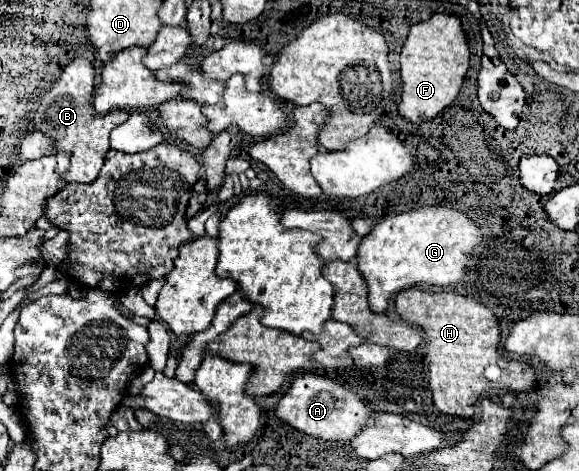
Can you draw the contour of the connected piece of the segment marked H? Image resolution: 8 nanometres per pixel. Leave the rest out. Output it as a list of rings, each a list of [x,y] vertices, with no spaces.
[[[405,289],[395,295],[395,311],[411,325],[417,325],[427,335],[427,351],[425,363],[429,367],[429,391],[433,397],[433,405],[439,413],[453,415],[453,417],[471,417],[473,407],[481,399],[501,397],[505,393],[521,393],[535,385],[535,373],[525,361],[505,361],[499,355],[499,329],[497,317],[479,301],[471,297],[463,297],[459,293],[427,293],[423,289]]]

